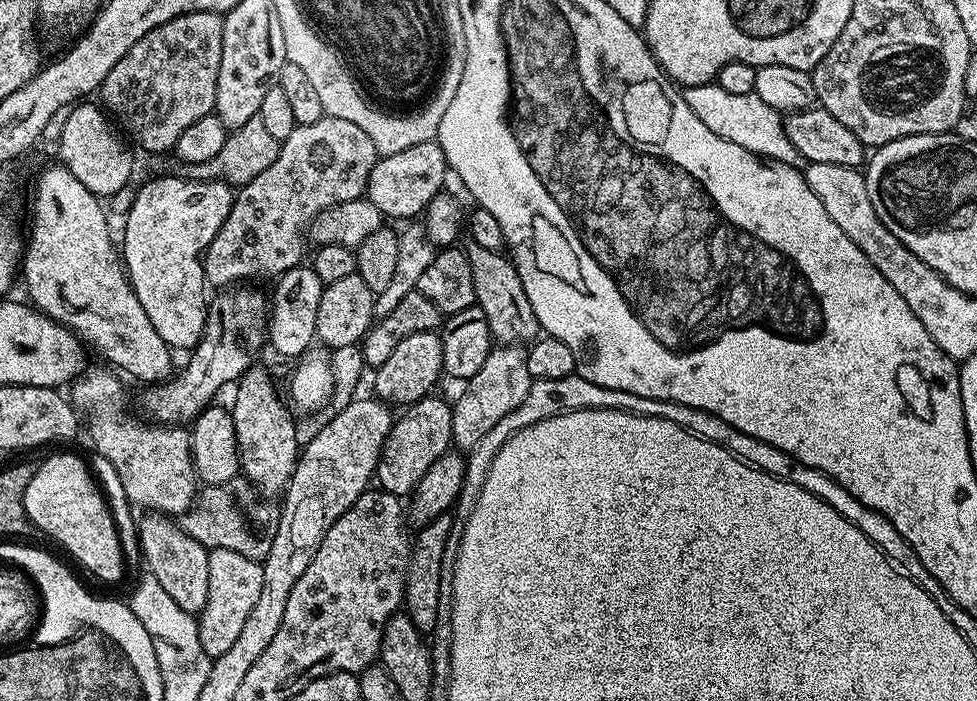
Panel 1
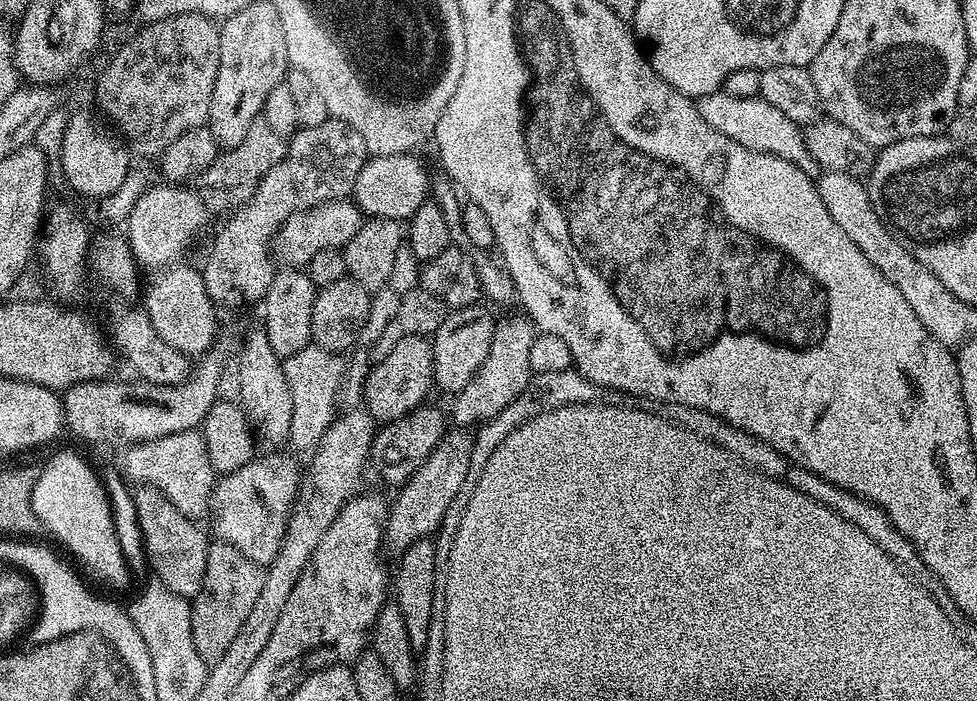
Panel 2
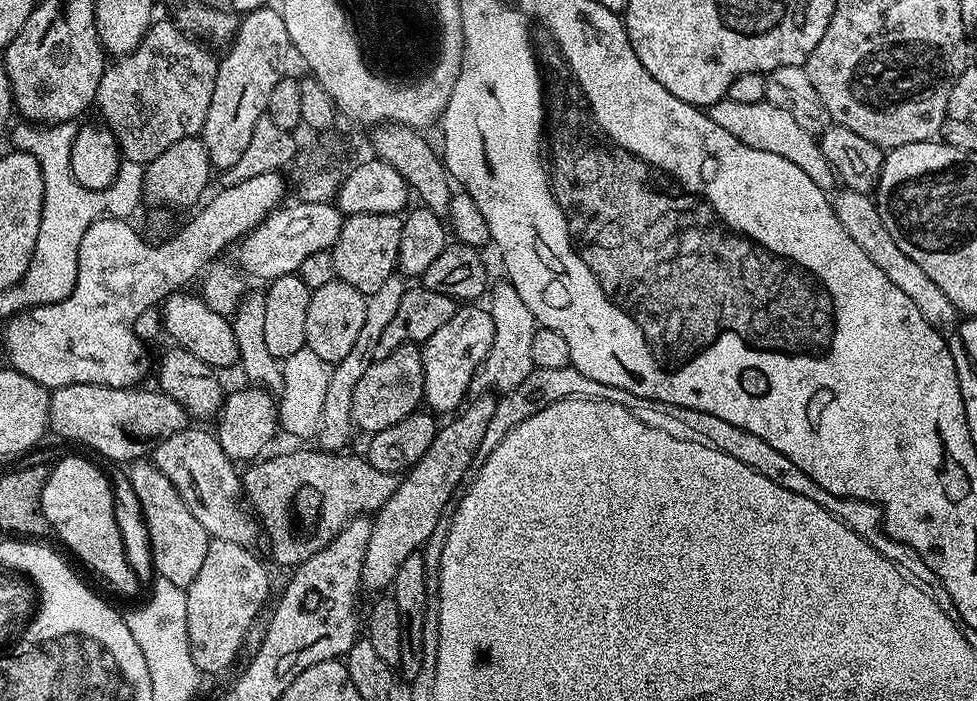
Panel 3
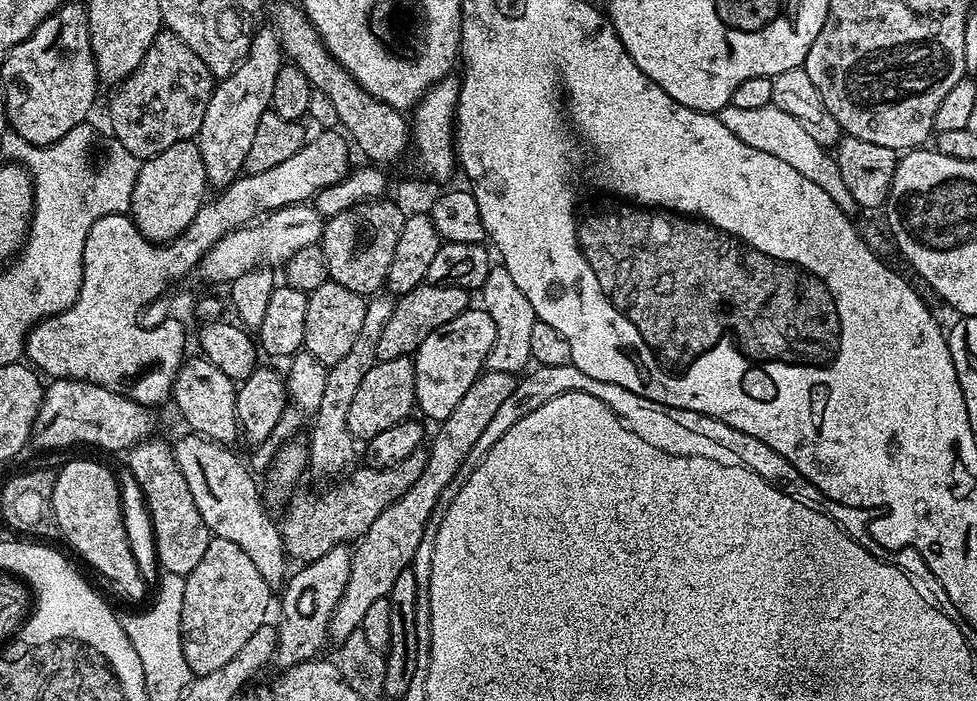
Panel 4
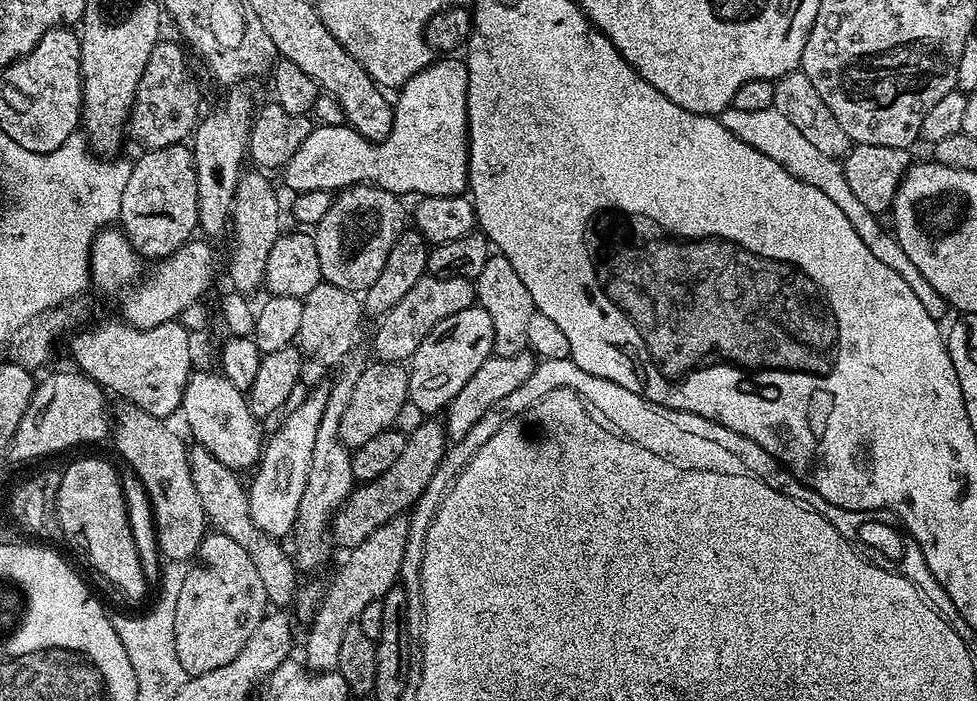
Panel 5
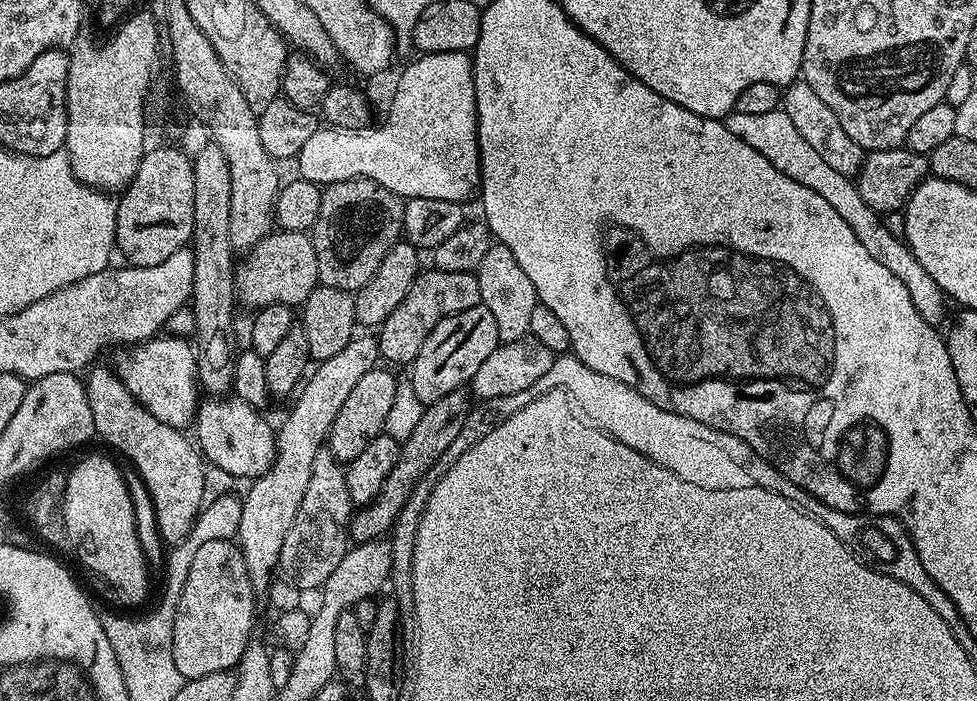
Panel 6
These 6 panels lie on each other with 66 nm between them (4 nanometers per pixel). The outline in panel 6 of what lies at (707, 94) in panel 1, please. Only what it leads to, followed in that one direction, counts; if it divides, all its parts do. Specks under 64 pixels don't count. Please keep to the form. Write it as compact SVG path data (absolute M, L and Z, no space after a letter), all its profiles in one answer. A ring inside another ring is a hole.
M733 110L723 117L723 122L730 130L730 134L742 138L746 146L754 146L754 150L758 150L758 154L762 154L766 162L782 170L786 178L794 178L794 182L802 182L802 186L814 190L814 194L819 194L821 198L826 198L826 202L830 202L830 206L834 206L834 211L846 221L846 226L854 230L854 238L858 238L858 242L866 246L866 251L876 261L882 262L882 266L886 266L890 274L896 275L902 286L906 286L906 290L910 290L910 302L914 302L914 310L918 310L918 314L926 318L928 324L940 326L950 307L943 290L937 286L934 278L930 278L930 274L926 274L926 270L922 270L922 266L918 266L918 258L914 258L914 254L903 239L887 229L881 213L875 212L870 206L866 206L866 202L862 202L862 194L857 190L855 183L849 177L838 174L838 170L832 169L822 159L822 154L817 154L811 148L810 142L806 142L806 138L798 134L794 122L790 122L784 111L777 110L770 114L742 114Z

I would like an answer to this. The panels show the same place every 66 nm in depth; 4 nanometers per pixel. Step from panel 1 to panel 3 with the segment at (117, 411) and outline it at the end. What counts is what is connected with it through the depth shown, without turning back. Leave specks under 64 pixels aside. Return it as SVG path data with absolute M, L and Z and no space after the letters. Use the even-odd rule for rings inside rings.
M185 426L182 431L170 434L170 438L155 445L151 463L170 478L174 490L182 494L182 502L190 506L190 514L202 522L209 537L245 546L255 545L255 540L261 539L262 529L253 513L242 503L242 476L237 465L222 450L209 429L207 432L204 428L192 427Z

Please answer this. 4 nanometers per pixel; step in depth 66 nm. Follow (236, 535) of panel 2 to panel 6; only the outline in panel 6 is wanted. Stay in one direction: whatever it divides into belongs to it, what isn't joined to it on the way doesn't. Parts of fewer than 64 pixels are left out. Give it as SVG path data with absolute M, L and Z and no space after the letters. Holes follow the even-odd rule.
M456 388L450 394L438 398L438 402L427 405L423 409L424 413L417 418L416 425L414 420L401 443L398 462L390 472L390 478L386 478L379 494L369 504L357 507L351 517L350 536L356 544L379 540L391 533L420 479L433 471L431 468L435 466L436 460L442 459L451 450L452 443L459 438L464 428L464 419L468 416L468 400L469 393L464 388Z

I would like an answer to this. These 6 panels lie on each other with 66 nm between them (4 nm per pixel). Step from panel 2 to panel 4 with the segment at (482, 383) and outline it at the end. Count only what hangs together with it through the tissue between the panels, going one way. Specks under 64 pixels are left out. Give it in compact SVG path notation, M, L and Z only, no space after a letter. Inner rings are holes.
M503 266L489 267L486 274L486 282L478 290L478 296L481 296L482 307L488 312L495 324L495 340L491 354L488 355L486 366L489 371L518 374L527 369L526 364L531 363L530 341L531 327L534 326L536 315L534 314L534 306L530 306L530 302L526 299L526 294L522 294L522 290L518 290L518 286L514 283L514 278L510 278L510 270L506 270Z

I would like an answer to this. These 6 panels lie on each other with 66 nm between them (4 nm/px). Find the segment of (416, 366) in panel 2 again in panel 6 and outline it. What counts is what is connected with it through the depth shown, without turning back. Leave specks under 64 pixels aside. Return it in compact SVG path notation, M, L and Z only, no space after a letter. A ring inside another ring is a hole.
M377 366L370 369L350 390L346 402L342 402L342 410L338 410L338 418L334 418L334 426L330 426L326 441L327 451L334 454L334 458L347 466L351 460L358 458L374 438L378 438L384 432L386 417L394 406L394 398L398 391L398 380L395 380L389 369Z

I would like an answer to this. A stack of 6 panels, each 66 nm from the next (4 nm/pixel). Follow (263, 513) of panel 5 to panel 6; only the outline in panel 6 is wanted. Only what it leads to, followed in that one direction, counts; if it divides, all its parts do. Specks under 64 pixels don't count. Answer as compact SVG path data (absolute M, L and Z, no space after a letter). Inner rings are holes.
M357 334L340 353L334 354L334 358L319 361L318 366L311 369L310 375L303 381L299 391L295 393L294 399L291 401L291 403L293 402L292 409L289 410L284 425L276 432L276 460L270 466L270 470L266 470L266 474L251 481L249 488L252 489L246 494L243 493L242 496L244 505L242 506L238 543L240 553L244 555L246 570L250 574L250 582L257 593L267 593L268 588L274 582L272 571L275 573L280 563L282 542L286 542L286 534L290 530L290 526L294 526L294 514L298 514L298 506L302 506L302 498L306 495L306 486L310 483L310 469L314 467L314 458L318 458L318 454L325 447L328 431L330 426L334 426L334 418L338 418L338 410L342 410L342 402L346 402L346 398L350 395L350 390L354 390L355 384L370 369L377 367L380 363L379 339L372 334Z

